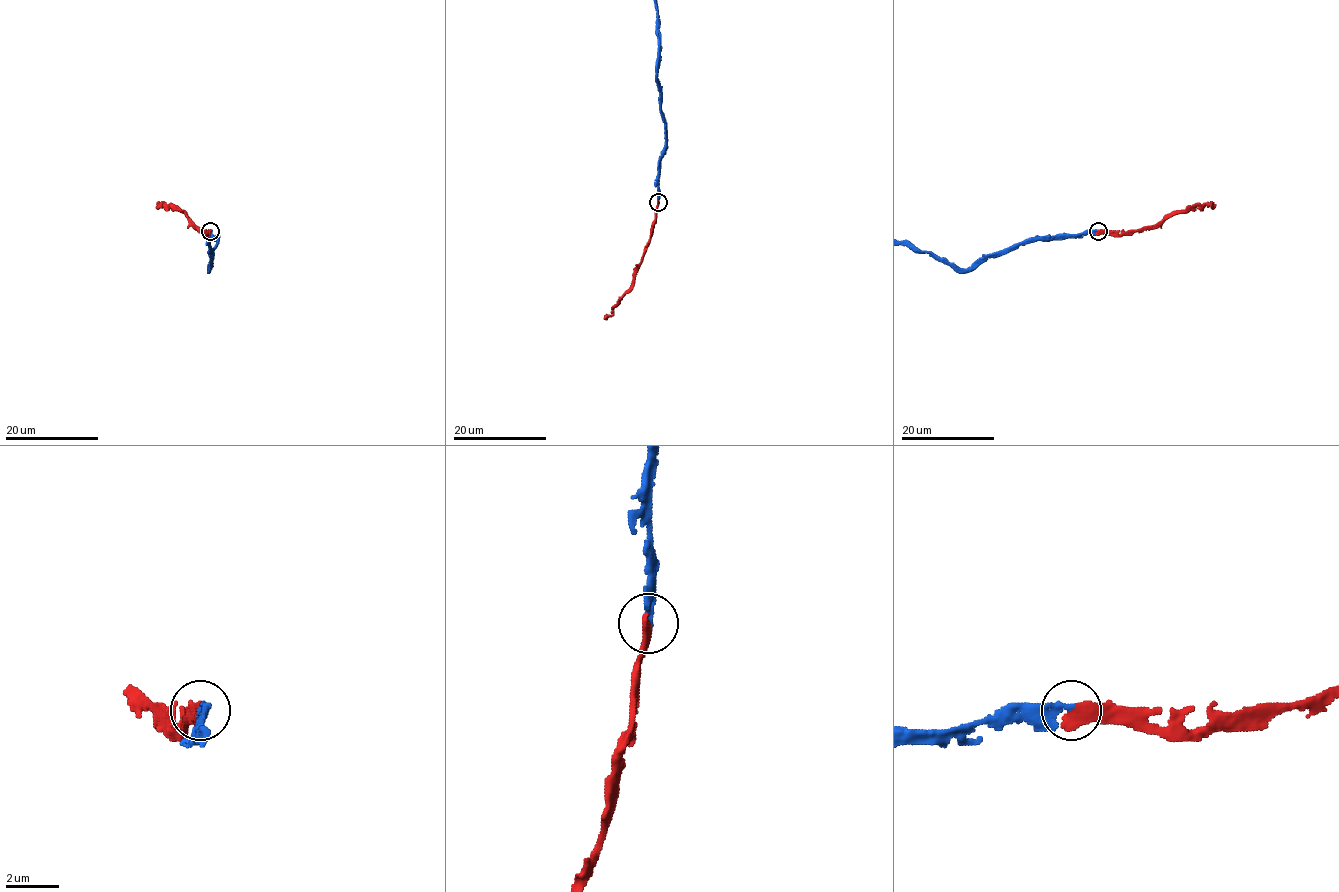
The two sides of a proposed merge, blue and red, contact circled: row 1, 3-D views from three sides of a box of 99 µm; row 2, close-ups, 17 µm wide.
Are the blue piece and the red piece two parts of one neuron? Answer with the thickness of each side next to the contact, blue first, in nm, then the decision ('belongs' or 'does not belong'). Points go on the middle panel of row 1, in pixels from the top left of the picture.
200/400 nm | belongs

